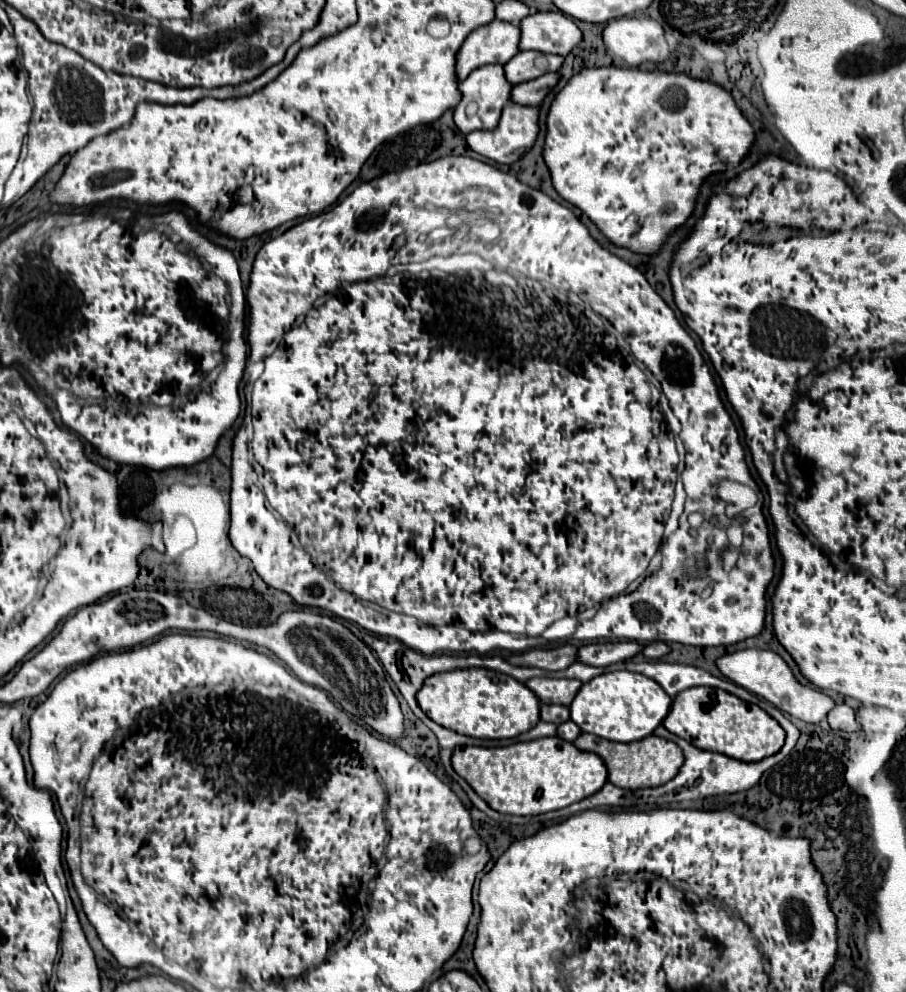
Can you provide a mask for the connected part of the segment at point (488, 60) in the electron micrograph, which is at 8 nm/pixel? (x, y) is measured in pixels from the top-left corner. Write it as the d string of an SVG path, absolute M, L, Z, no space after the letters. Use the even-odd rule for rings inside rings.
M493 20L473 30L457 54L457 78L465 80L475 68L485 64L505 64L519 52L521 28Z

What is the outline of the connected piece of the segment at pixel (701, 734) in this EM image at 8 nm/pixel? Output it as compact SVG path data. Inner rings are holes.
M701 686L677 694L669 718L663 720L663 726L671 734L691 742L697 748L719 752L743 762L759 762L767 756L777 754L785 744L783 728L773 718L769 718L765 710L761 710L755 704L747 704L737 696L717 688Z

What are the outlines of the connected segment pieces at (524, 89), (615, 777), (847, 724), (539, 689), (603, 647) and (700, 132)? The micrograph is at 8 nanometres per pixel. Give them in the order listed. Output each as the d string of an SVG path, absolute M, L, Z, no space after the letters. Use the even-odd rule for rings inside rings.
M551 72L551 74L543 74L531 82L513 86L513 96L511 100L517 104L529 104L529 106L539 106L543 102L543 98L557 86L561 74L559 72Z
M579 734L579 738L573 742L579 750L587 750L593 754L599 754L609 770L609 780L619 786L619 788L629 788L629 790L637 790L637 788L655 788L655 786L663 786L667 784L671 778L677 776L677 772L681 770L685 758L681 748L665 738L659 738L655 734L631 742L631 744L619 744L619 742L609 742L603 740L599 736L593 734Z
M837 704L837 706L829 712L827 720L829 720L829 726L831 726L831 728L843 730L843 732L855 732L855 730L861 728L859 722L857 722L855 710L849 708L847 704Z
M531 678L527 686L543 704L569 706L581 688L579 680L553 680L553 678Z
M599 642L599 644L587 644L579 648L579 662L591 664L591 666L609 666L615 662L629 660L637 654L641 654L643 644L639 642Z
M605 66L581 70L557 94L547 114L543 158L561 198L587 214L611 242L649 254L659 250L667 232L689 218L701 180L711 172L725 170L729 164L739 164L753 140L753 126L723 88L691 80L685 74Z

